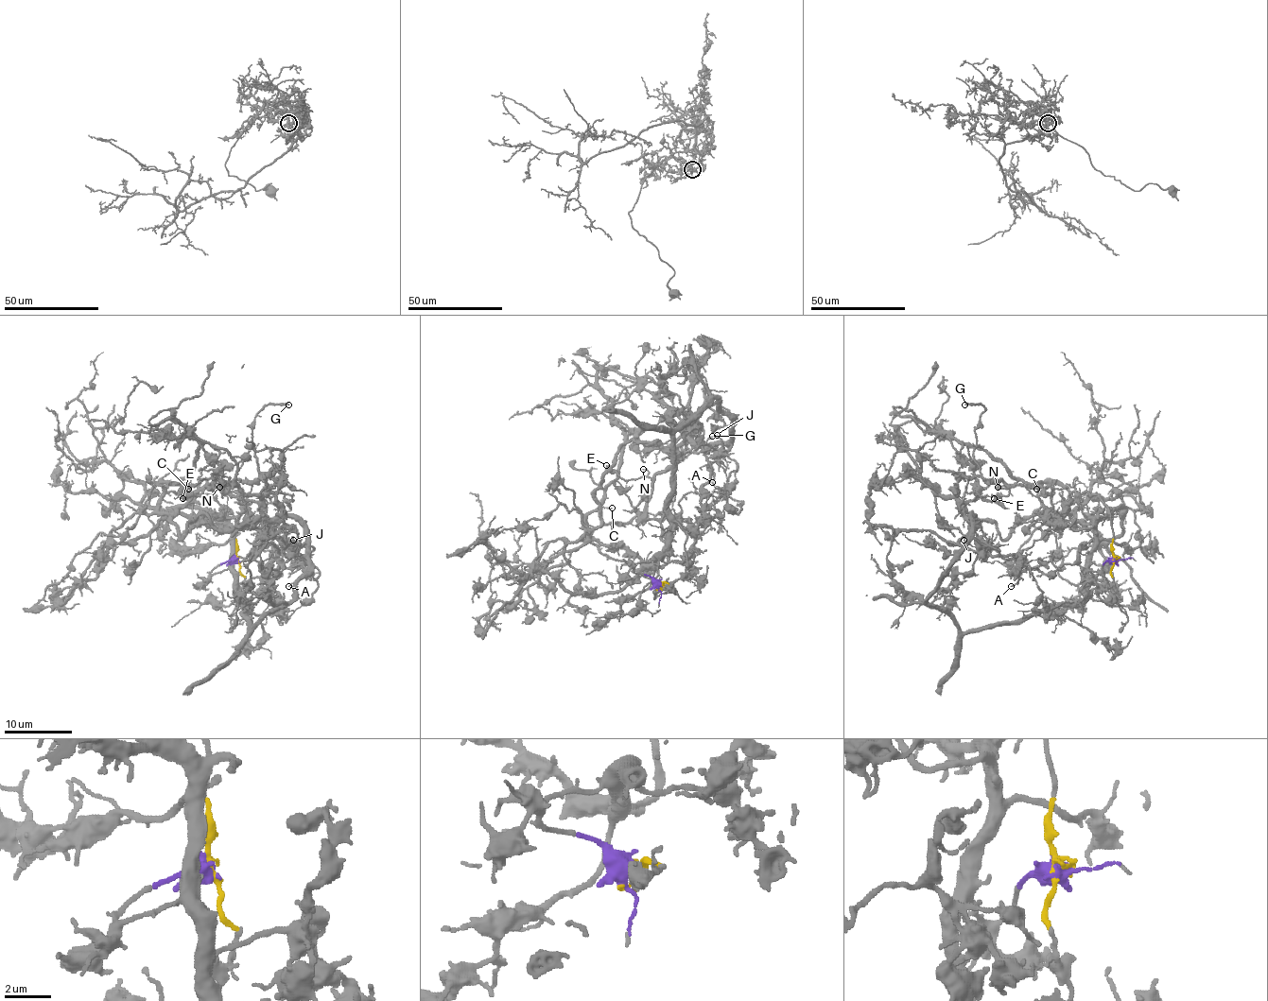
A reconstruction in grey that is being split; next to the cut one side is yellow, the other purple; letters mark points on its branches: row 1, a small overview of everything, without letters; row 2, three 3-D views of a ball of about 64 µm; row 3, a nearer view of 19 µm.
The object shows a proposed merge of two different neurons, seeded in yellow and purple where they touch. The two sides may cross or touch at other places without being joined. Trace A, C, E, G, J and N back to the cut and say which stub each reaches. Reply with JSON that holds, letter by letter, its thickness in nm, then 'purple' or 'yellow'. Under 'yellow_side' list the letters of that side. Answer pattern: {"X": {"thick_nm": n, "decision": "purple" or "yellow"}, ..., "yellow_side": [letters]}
{"A": {"thick_nm": 100, "decision": "purple"}, "C": {"thick_nm": 120, "decision": "yellow"}, "E": {"thick_nm": 300, "decision": "yellow"}, "G": {"thick_nm": 220, "decision": "yellow"}, "J": {"thick_nm": 130, "decision": "purple"}, "N": {"thick_nm": 110, "decision": "yellow"}, "yellow_side": ["C", "E", "G", "N"]}

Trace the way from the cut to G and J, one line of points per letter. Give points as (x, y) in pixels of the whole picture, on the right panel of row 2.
G: (1113, 560), (1096, 495), (1072, 491), (1056, 512), (1049, 487), (981, 474), (973, 455), (984, 410), (964, 404)
J: (1113, 560), (1085, 571), (1074, 603), (963, 632), (926, 598), (978, 543), (963, 539)

